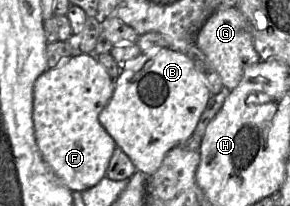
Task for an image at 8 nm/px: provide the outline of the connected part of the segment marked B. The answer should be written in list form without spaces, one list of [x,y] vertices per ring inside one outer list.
[[[171,48],[156,49],[150,53],[141,53],[121,70],[115,80],[113,95],[98,119],[114,139],[116,146],[131,159],[136,170],[151,176],[170,150],[191,137],[211,95],[207,83],[186,52]]]

